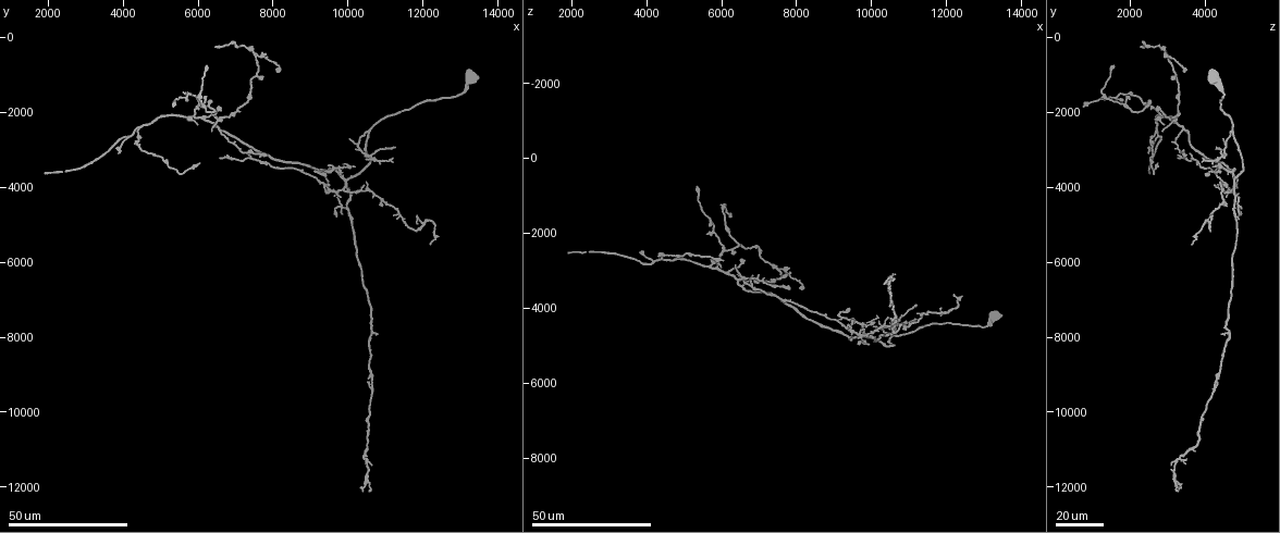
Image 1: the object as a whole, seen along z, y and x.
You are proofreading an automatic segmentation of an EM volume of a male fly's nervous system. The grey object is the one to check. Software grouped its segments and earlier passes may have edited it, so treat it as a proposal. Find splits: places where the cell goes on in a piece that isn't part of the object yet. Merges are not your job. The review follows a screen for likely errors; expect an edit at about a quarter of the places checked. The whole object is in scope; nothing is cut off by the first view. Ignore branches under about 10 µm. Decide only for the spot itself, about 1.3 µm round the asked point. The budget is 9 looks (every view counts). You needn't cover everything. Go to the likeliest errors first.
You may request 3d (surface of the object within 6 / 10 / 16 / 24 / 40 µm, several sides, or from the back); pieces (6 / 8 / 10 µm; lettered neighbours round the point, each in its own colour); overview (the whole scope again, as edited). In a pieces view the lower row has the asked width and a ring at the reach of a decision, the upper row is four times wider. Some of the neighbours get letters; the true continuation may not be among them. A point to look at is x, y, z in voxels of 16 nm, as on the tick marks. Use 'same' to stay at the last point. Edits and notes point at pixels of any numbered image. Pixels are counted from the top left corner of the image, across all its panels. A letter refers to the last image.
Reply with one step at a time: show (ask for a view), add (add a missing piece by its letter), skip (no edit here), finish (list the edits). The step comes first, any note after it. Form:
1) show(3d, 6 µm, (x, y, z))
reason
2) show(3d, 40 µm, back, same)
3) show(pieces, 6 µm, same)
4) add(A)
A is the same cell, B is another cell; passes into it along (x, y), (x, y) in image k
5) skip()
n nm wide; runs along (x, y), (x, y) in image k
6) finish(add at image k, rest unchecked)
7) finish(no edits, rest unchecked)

show(3d, 40 µm, (1900, 3650, 2550))
end of a long branch

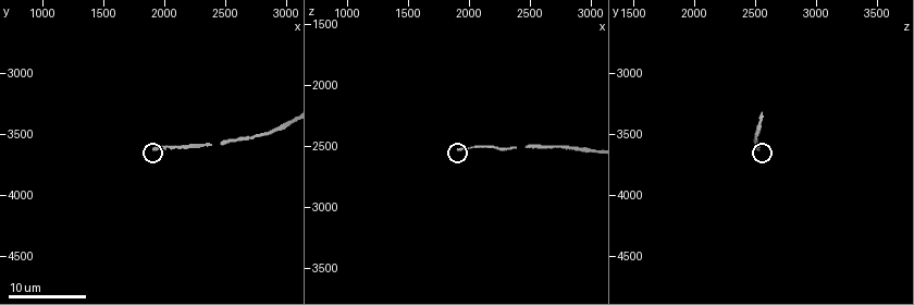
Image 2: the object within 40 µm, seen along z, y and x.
show(pieces, 10 µm, (1920, 3640, 2520))

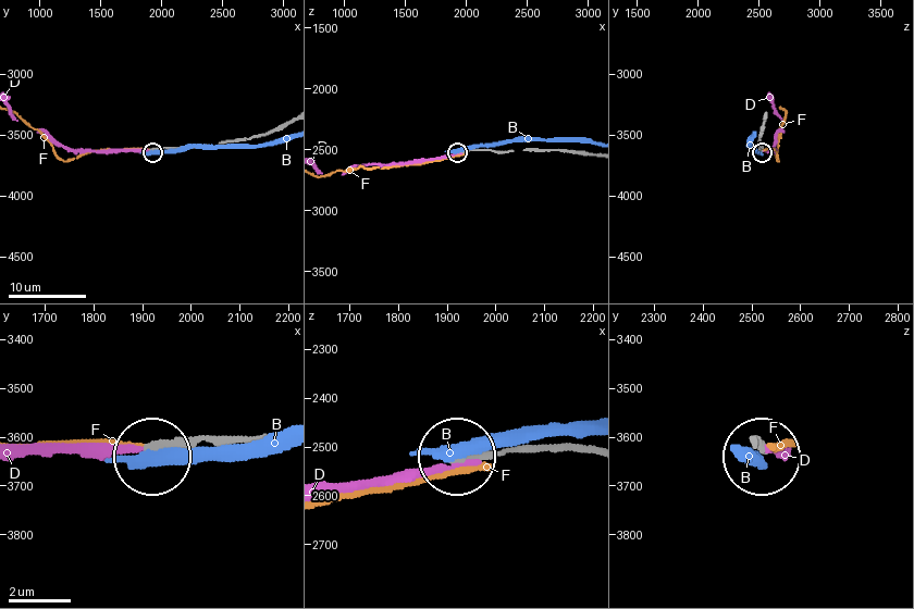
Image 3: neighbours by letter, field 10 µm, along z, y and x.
skip()
B, D and F are other cells; runs along (579, 153), (570, 149), (458, 151) in image 3; no lettered piece goes on from it

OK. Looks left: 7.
show(3d, 40 µm, (6050, 3300, 2700))
branch stops here

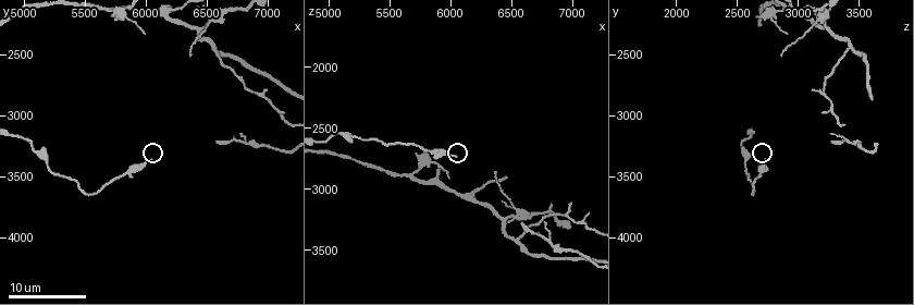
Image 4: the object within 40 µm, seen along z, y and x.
show(3d, 10 µm, (6020, 3380, 2720))
closer look

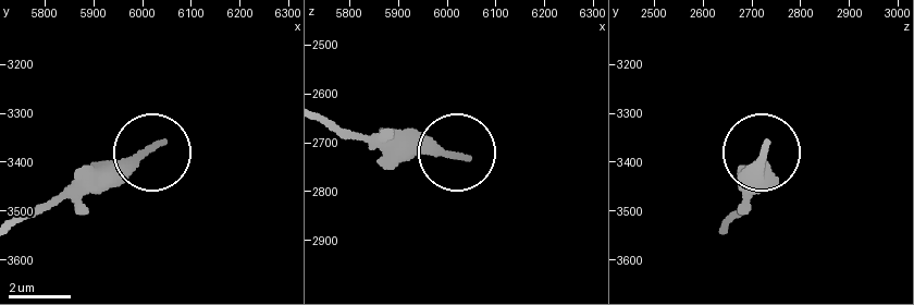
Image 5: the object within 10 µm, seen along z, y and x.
show(pieces, 6 µm, (6045, 3365, 2725))

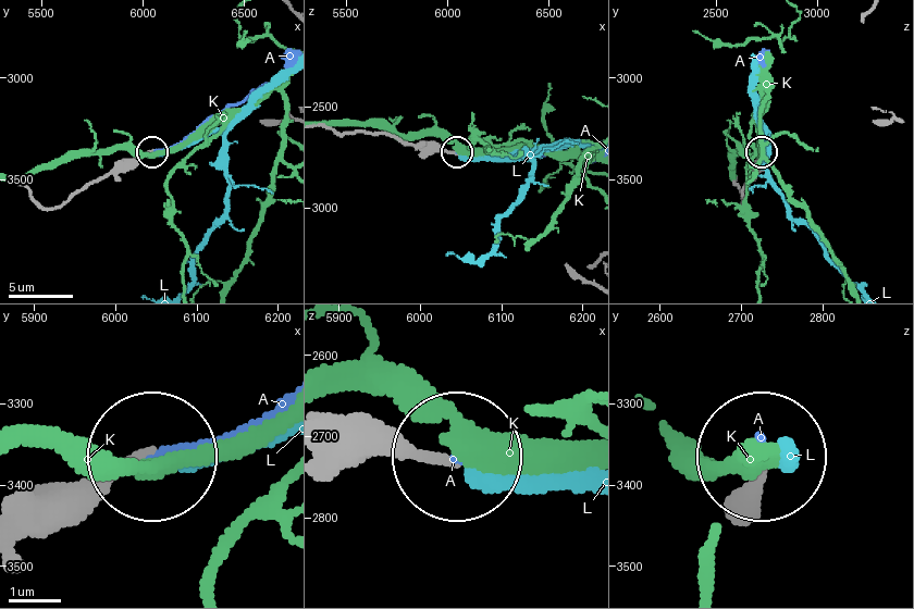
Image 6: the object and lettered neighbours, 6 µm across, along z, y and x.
add(A)
A is the same cell, K and L are other cells; passes into it along (371, 431), (436, 457), (579, 457) in image 6; it goes on there

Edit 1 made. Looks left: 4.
show(pieces, 8 µm, (6980, 2800, 3100))
thin end

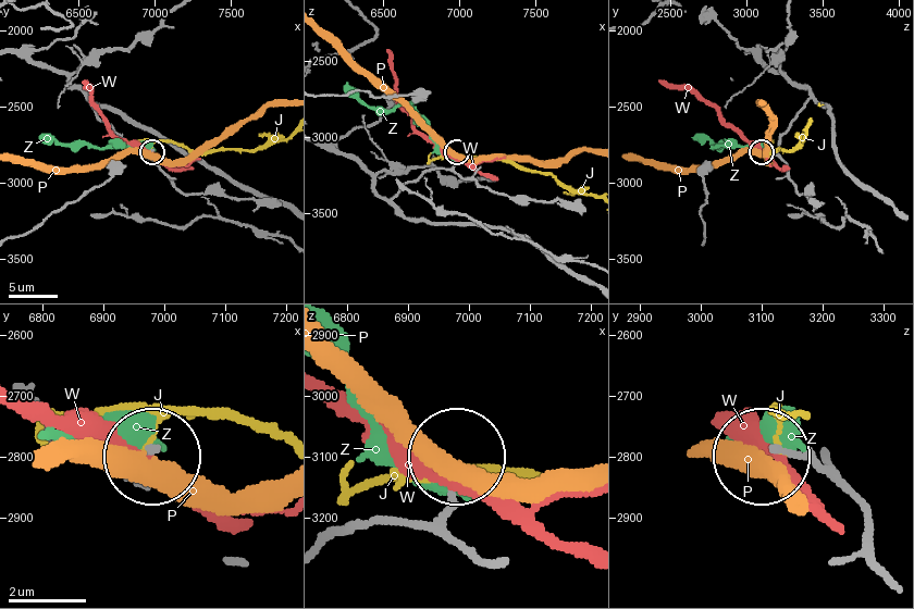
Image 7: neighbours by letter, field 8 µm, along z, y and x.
skip()
J, P, W and Z are other cells; runs along (826, 452), (816, 465), (770, 449) in image 7; none of them fits

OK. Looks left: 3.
show(3d, 24 µm, (6250, 1700, 2550))
an open end

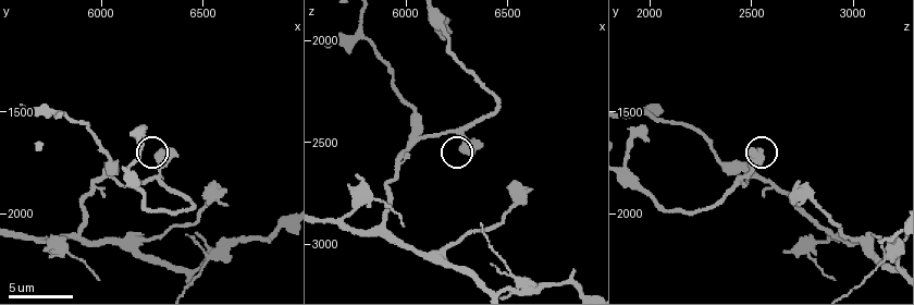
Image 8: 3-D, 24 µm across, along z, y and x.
show(pieces, 6 µm, (6310, 1700, 2530))

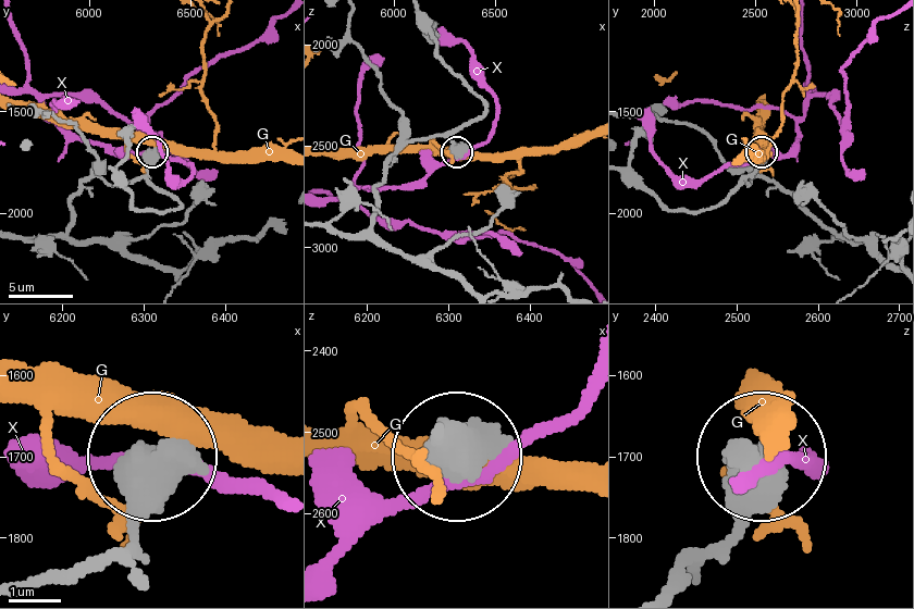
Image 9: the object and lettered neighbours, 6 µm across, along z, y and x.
skip()
G and X are other cells; no lettered piece goes on from it

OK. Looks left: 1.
finish(add at image 6, rest unchecked)

